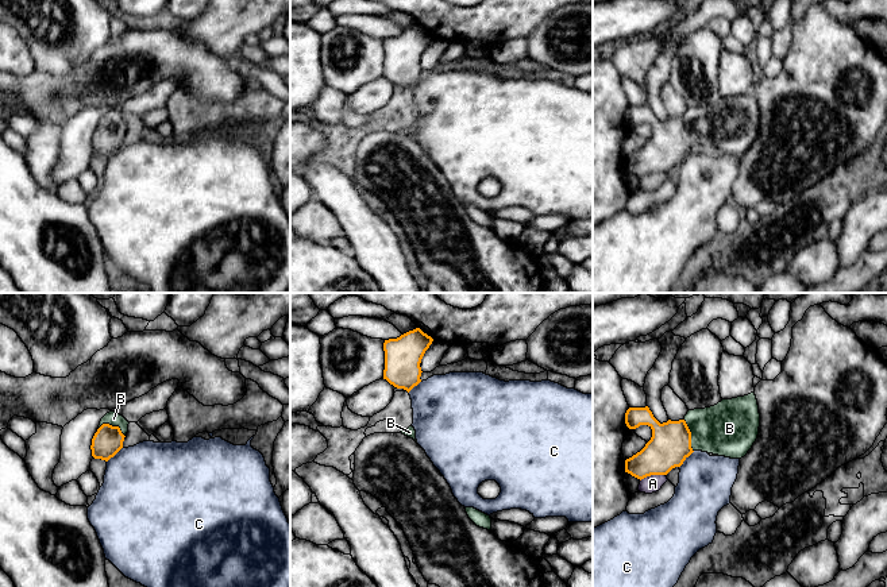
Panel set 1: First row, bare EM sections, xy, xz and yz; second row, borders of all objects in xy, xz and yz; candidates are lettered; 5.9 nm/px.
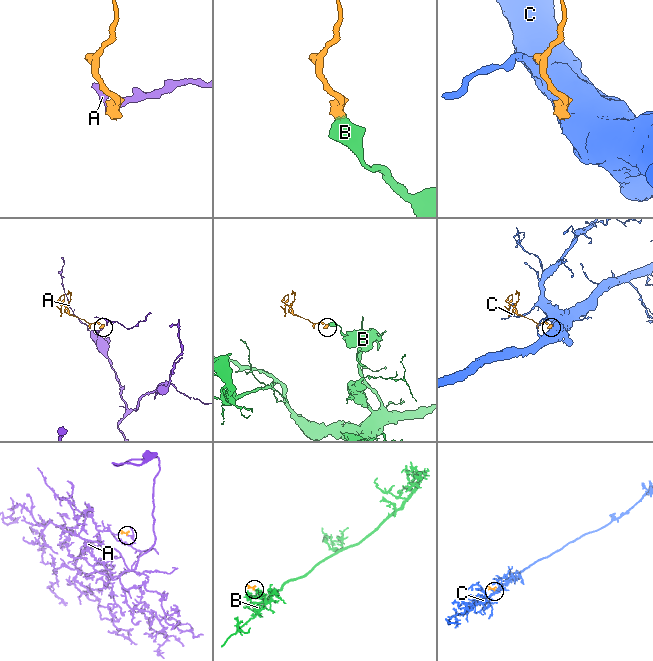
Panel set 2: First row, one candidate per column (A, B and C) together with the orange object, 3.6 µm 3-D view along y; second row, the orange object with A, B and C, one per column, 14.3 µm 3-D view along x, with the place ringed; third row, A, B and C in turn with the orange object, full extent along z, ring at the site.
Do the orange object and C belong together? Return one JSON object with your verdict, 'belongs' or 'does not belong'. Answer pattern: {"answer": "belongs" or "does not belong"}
{"answer": "does not belong"}

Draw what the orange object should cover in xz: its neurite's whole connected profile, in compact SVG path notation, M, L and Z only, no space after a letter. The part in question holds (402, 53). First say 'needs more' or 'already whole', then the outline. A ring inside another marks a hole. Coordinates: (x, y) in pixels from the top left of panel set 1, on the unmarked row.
already whole | M420 26L409 28L397 36L385 38L383 77L409 90L421 80L420 61L432 39L433 36Z

